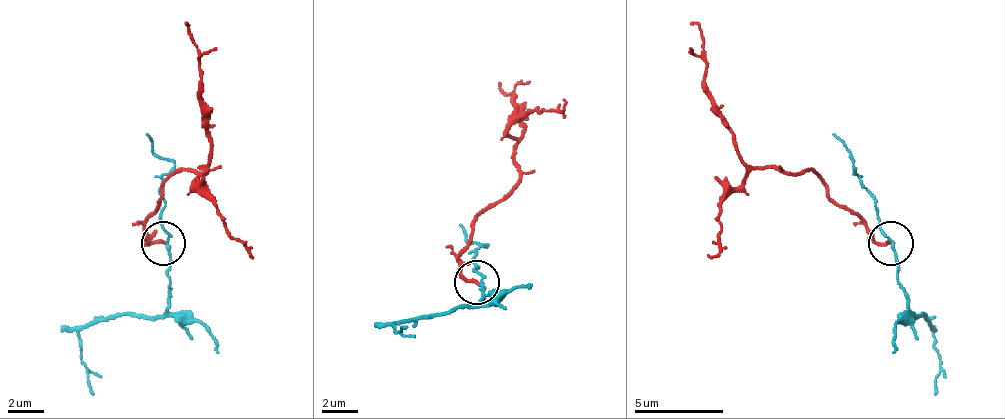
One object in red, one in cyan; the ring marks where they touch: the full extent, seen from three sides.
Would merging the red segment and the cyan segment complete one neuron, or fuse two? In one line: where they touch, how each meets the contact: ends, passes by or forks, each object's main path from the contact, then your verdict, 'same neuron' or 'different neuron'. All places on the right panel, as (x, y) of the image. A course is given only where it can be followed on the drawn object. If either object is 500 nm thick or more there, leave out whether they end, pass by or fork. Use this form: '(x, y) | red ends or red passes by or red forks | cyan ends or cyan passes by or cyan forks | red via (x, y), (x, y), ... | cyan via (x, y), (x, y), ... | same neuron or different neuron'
(891, 243) | red ends | cyan passes by | red via (892, 242), (878, 242), (811, 171), (754, 166), (745, 162), (705, 82), (705, 41), (691, 24) | cyan via (892, 242), (905, 304), (918, 318), (923, 313), (932, 331), (941, 362), (936, 393) | different neuron

